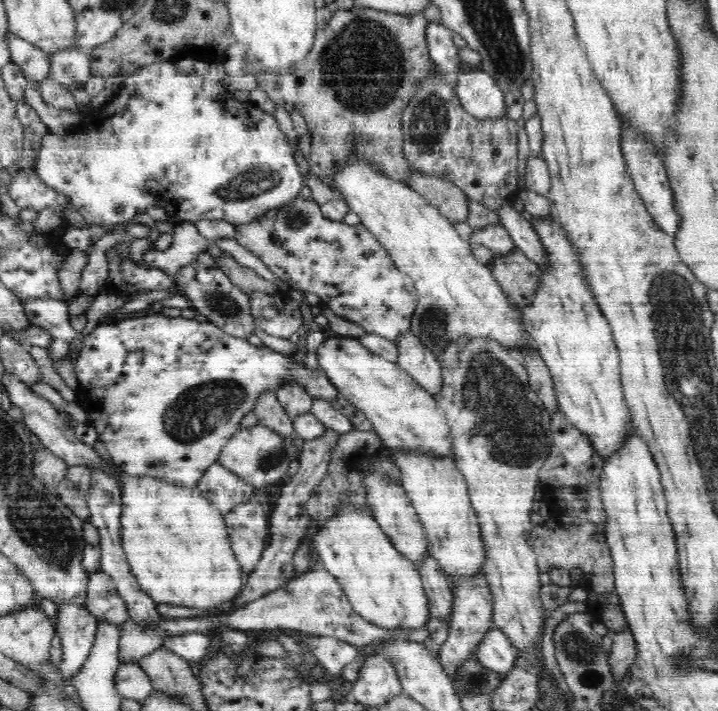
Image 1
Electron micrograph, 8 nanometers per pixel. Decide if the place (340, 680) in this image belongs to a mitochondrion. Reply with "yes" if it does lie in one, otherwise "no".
no

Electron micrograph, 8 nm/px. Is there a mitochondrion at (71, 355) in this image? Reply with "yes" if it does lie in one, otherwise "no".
no

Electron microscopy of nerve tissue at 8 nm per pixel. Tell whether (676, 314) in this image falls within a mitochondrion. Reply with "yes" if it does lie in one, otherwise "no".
yes

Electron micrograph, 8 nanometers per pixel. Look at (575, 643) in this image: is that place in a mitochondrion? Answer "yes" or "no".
yes

